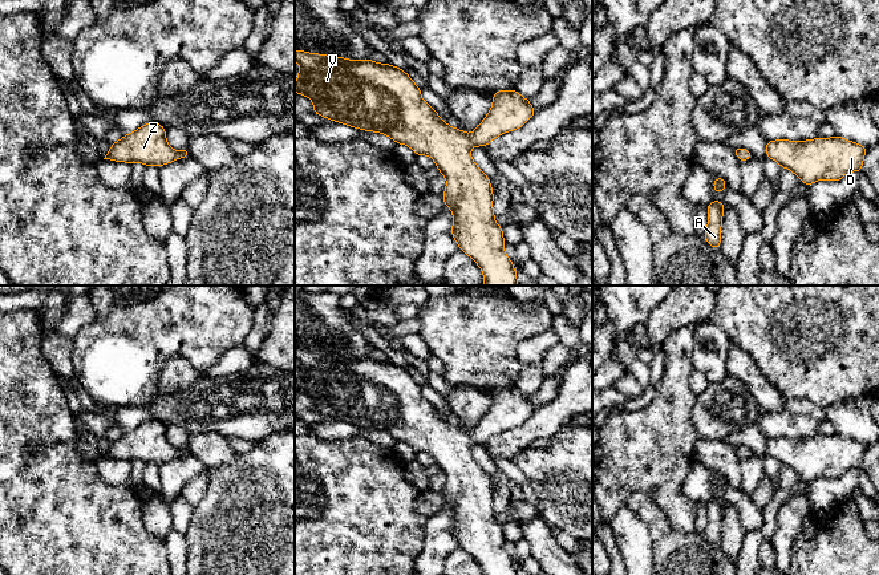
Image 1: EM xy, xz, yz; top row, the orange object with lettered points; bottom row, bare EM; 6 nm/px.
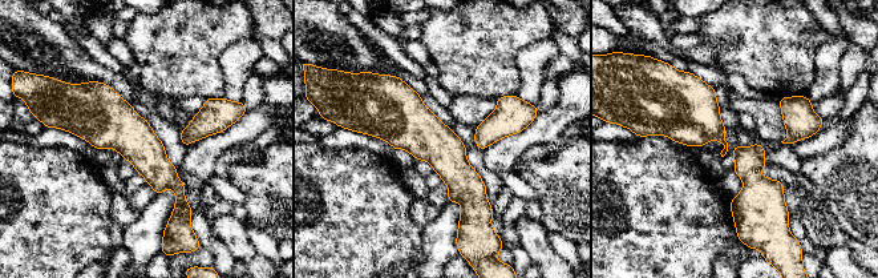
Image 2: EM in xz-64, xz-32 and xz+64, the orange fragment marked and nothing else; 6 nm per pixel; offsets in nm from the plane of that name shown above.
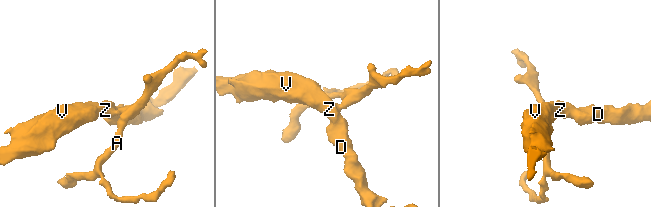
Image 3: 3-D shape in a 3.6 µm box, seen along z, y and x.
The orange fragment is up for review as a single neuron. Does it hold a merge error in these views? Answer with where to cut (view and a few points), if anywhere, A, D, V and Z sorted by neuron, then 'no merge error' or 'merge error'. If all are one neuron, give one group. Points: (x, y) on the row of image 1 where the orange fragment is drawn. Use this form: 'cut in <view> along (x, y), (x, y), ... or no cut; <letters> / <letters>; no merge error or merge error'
no cut; A D V Z; no merge error

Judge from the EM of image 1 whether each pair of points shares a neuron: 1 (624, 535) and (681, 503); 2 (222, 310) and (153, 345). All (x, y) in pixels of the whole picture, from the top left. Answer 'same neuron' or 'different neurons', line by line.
1: different neurons
2: same neuron

